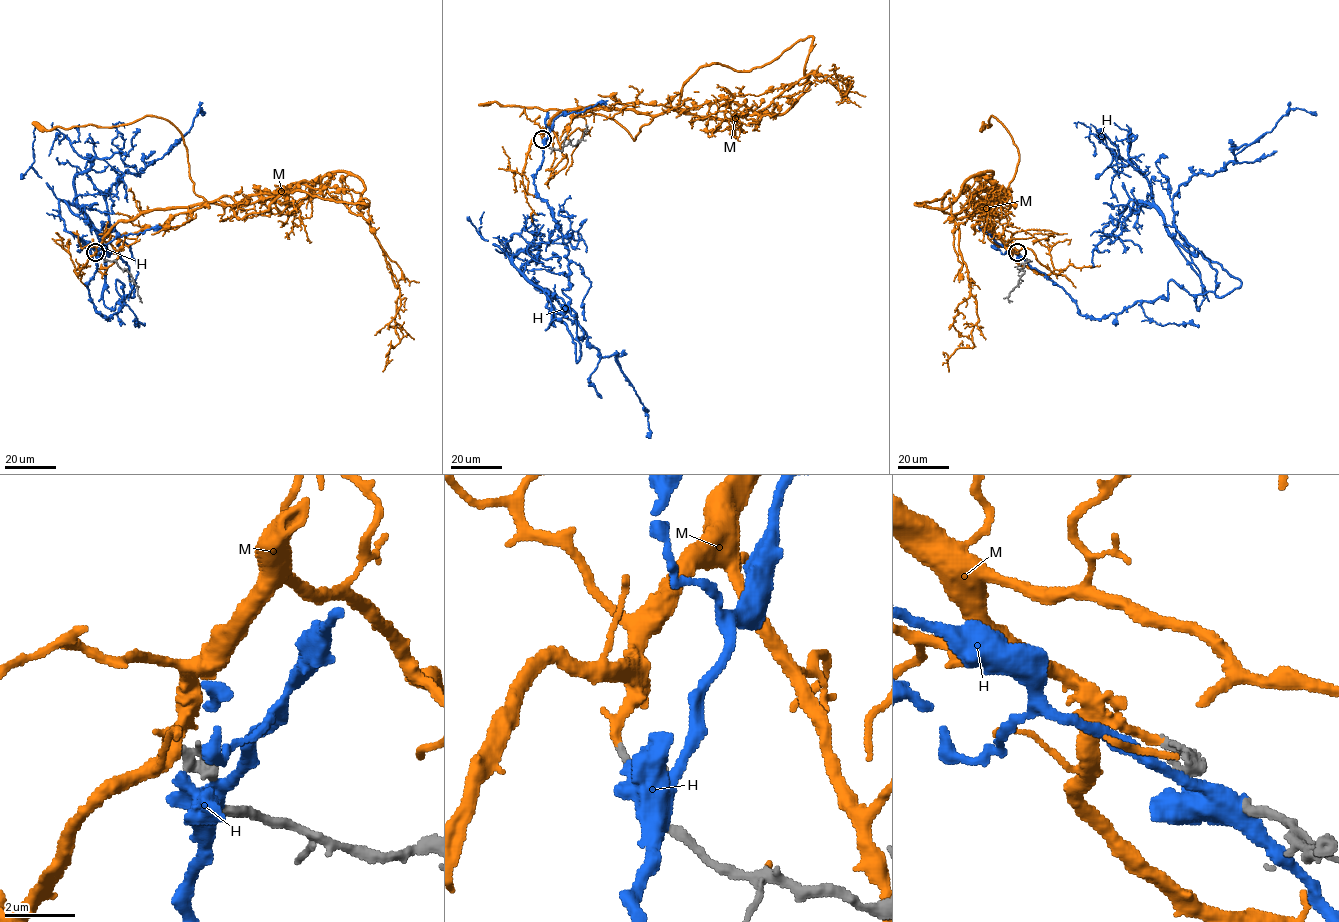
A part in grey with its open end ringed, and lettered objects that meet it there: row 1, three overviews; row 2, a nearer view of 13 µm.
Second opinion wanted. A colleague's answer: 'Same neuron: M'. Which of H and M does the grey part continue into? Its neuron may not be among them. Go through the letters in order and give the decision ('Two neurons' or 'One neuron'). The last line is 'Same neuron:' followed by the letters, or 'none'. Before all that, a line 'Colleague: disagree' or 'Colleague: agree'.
Colleague: agree
H: Two neurons
M: One neuron
Same neuron: M

